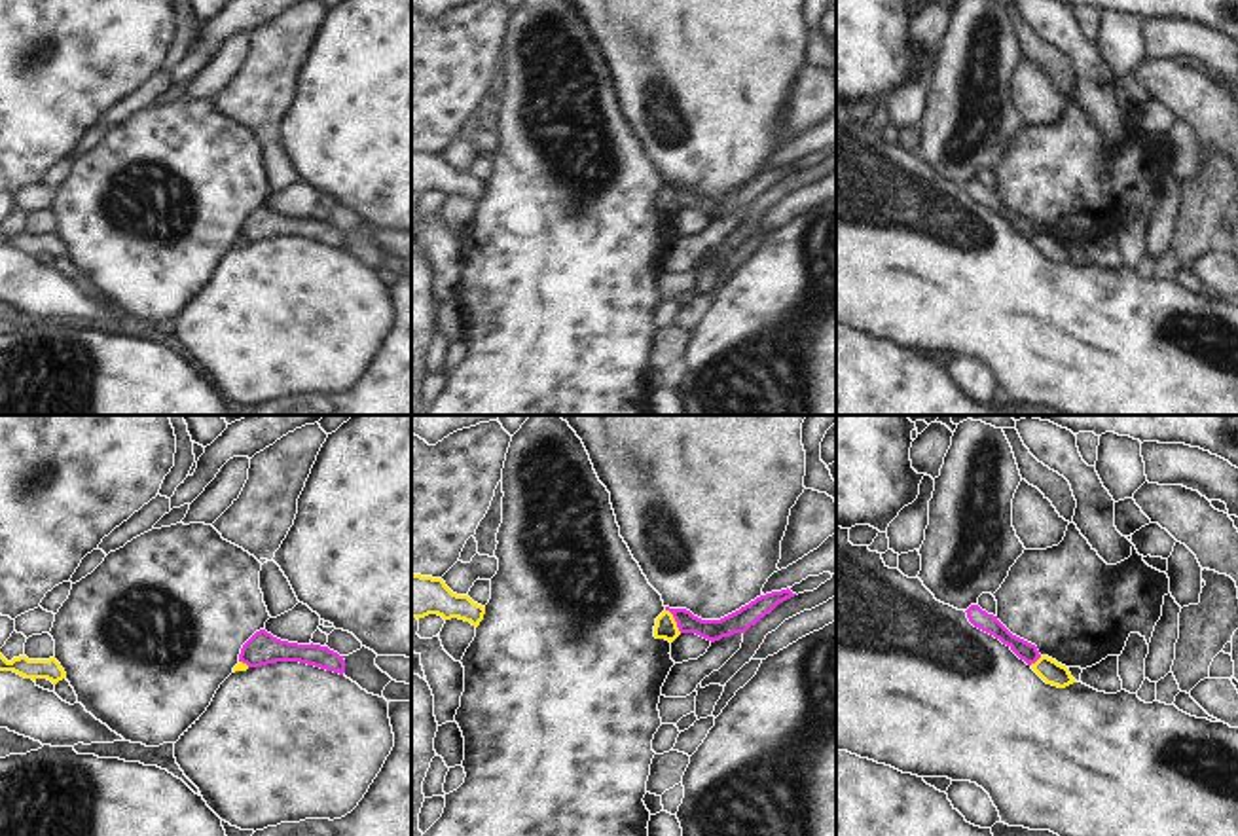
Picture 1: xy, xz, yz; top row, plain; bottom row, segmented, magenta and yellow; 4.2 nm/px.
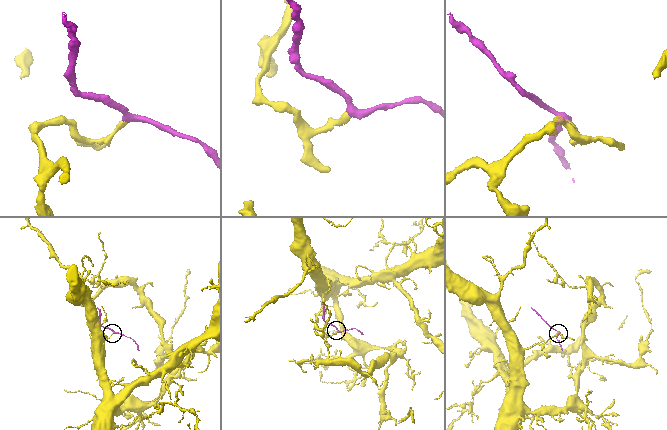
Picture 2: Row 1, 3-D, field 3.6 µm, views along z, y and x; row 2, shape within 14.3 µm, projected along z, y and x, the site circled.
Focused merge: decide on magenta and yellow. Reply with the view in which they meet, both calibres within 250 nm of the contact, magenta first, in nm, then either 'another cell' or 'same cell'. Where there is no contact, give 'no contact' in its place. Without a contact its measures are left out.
xz | 100/100 nm | another cell

